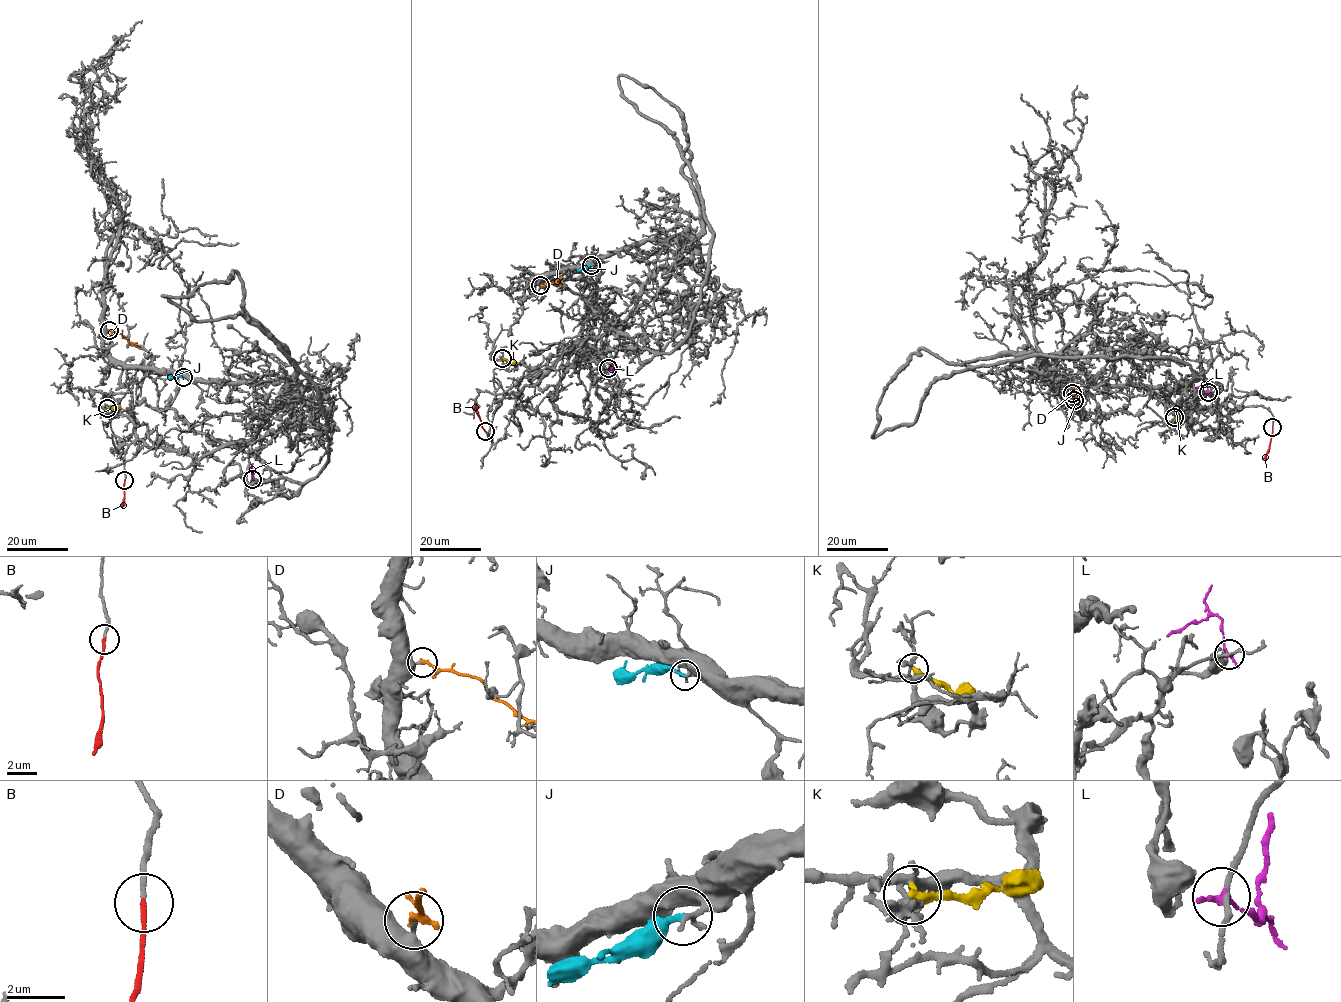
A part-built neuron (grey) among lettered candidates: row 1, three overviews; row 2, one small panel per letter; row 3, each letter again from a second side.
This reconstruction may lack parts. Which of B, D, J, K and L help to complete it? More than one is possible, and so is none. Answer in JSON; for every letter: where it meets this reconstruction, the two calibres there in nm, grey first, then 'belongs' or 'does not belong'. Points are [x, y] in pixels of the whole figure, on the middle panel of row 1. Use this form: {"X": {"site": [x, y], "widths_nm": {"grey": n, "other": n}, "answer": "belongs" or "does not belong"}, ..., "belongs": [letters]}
{"B": {"site": [485, 431], "widths_nm": {"grey": 160, "other": 170}, "answer": "belongs"}, "D": {"site": [540, 285], "widths_nm": {"grey": 280, "other": 180}, "answer": "does not belong"}, "J": {"site": [591, 265], "widths_nm": {"grey": 280, "other": 200}, "answer": "does not belong"}, "K": {"site": [502, 358], "widths_nm": {"grey": 240, "other": 320}, "answer": "does not belong"}, "L": {"site": [608, 368], "widths_nm": {"grey": 180, "other": 200}, "answer": "does not belong"}, "belongs": ["B"]}

